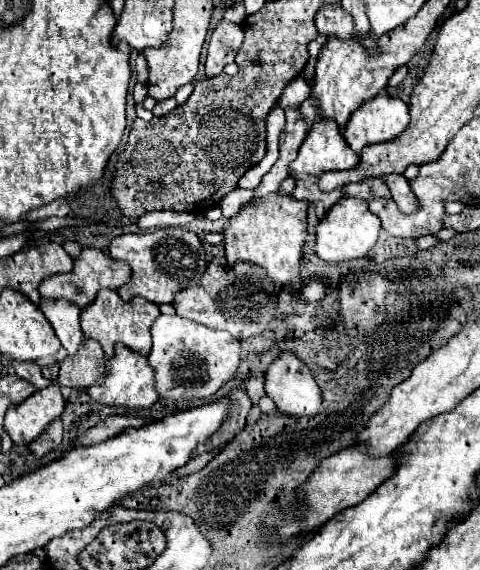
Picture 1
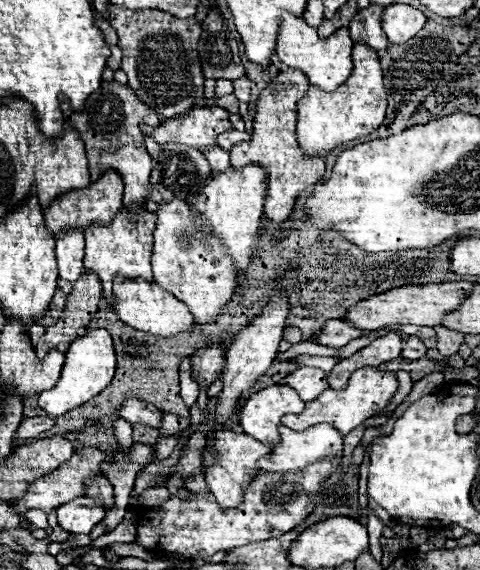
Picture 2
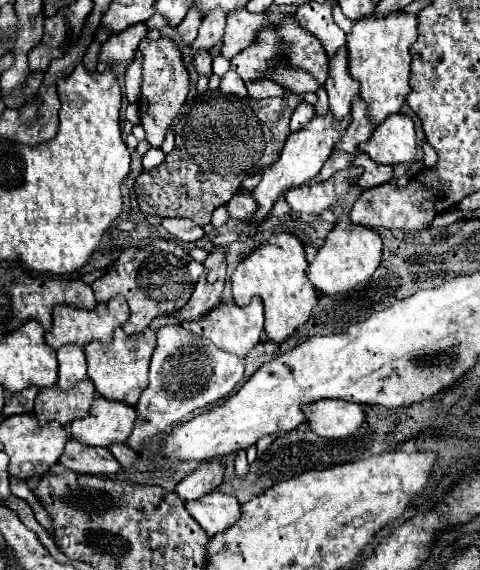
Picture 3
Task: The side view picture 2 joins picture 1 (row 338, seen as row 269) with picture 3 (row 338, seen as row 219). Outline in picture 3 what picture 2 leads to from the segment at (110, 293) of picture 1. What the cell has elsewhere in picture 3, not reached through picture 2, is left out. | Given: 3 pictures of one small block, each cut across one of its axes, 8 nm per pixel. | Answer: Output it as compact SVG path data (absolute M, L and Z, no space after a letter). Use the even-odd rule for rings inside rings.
M152 328L134 336L124 334L124 330L116 330L112 346L100 346L100 342L92 342L92 346L86 346L84 352L88 362L88 378L94 382L96 392L102 398L136 406L142 390L148 384L148 364L154 348L156 348L156 332Z

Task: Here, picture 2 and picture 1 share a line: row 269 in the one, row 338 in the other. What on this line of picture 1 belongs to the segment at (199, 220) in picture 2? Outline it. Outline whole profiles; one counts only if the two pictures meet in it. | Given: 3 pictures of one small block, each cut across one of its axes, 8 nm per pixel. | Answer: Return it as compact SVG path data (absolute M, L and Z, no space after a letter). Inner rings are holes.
M160 314L152 324L152 350L148 362L154 370L154 386L168 402L202 400L214 396L240 366L240 342L228 332L210 330L176 314Z

